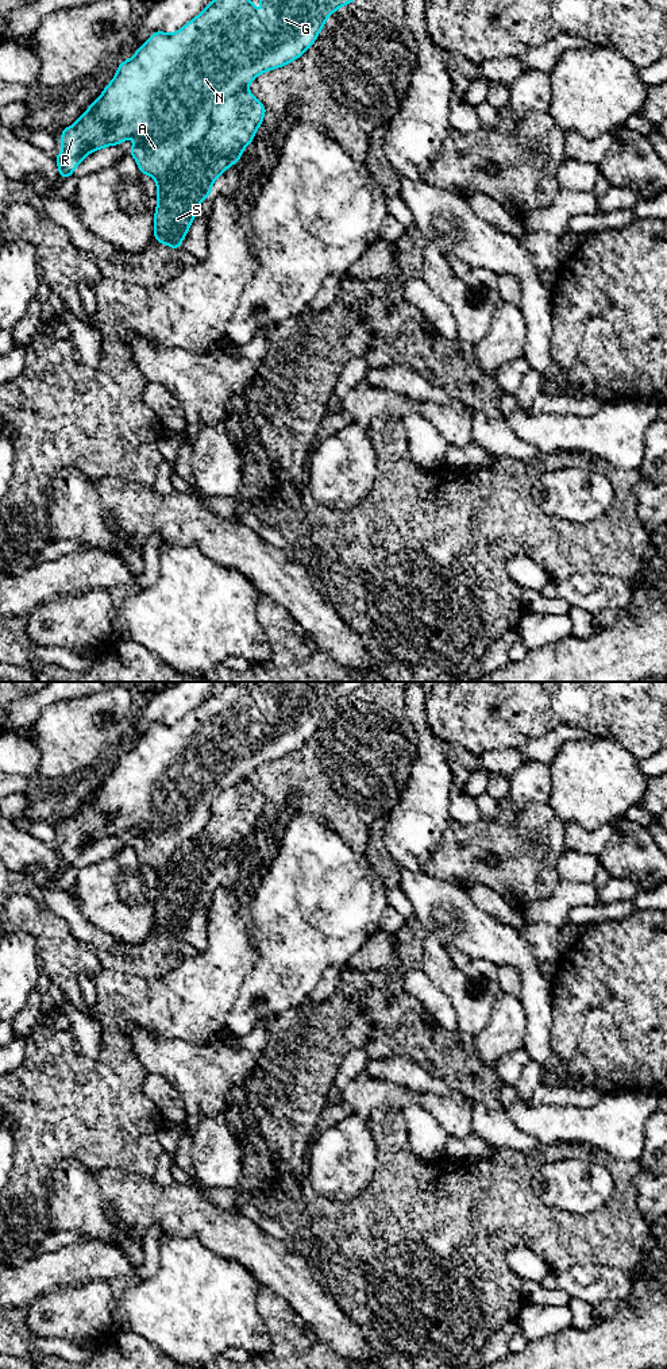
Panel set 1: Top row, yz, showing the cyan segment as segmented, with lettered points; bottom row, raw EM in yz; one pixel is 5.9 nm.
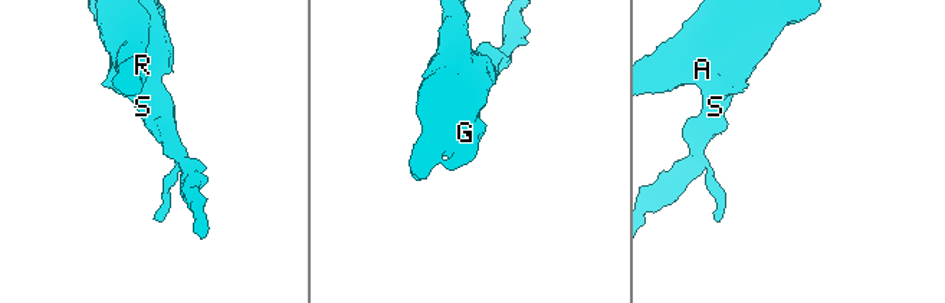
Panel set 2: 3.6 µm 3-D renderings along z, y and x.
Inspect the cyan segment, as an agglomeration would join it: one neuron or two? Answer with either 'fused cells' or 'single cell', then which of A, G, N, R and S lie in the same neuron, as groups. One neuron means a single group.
fused cells; groups A G N R / S

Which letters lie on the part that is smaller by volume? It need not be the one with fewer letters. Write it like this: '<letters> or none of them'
S

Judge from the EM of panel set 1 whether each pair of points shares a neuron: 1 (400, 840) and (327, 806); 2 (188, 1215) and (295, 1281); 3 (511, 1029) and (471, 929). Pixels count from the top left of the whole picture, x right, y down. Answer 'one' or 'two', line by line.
1: two
2: one
3: two

